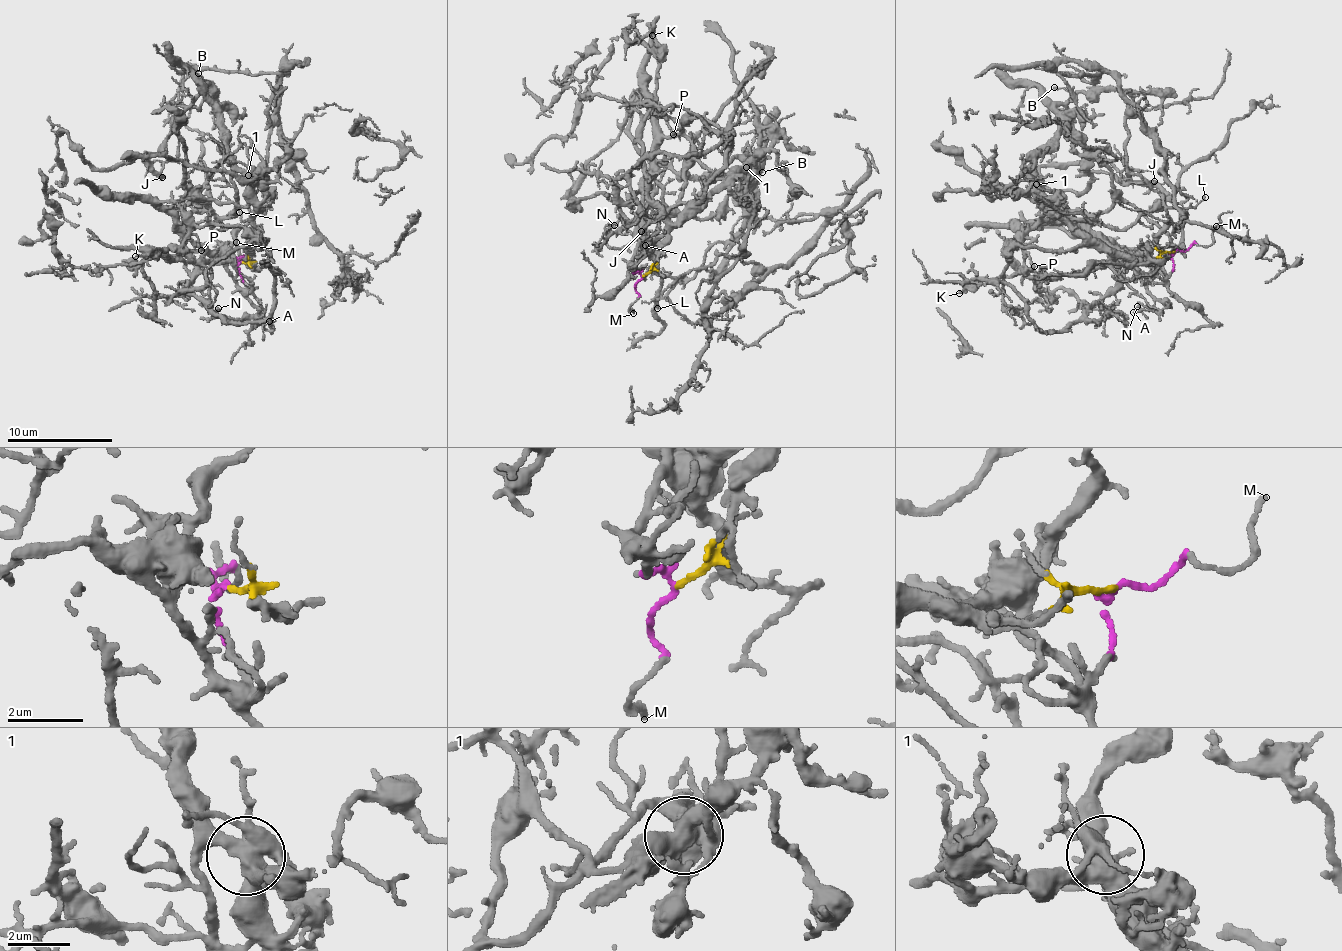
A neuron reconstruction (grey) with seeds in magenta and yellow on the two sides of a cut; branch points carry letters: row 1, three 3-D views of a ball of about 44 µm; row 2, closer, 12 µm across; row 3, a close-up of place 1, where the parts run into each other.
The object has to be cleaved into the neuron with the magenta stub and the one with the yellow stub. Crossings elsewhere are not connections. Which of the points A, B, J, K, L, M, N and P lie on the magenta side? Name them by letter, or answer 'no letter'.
M, N, P

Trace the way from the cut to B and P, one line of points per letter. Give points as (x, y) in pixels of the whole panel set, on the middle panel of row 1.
B: (642, 277), (666, 229), (733, 181), (748, 158), (752, 186), (762, 171)
P: (642, 277), (630, 263), (641, 233), (643, 194), (656, 148), (665, 137), (678, 135), (681, 122), (674, 134)

